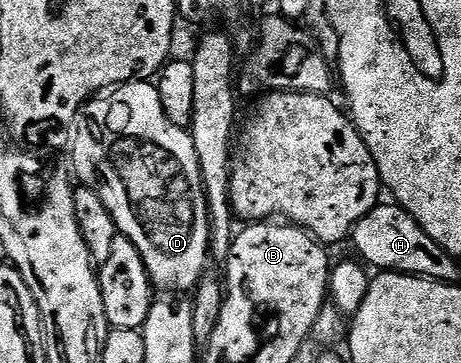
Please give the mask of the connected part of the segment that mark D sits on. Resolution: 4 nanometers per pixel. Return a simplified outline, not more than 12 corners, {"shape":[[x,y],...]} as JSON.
{"shape":[[149,80],[94,96],[76,177],[161,292],[210,265],[193,135]]}

